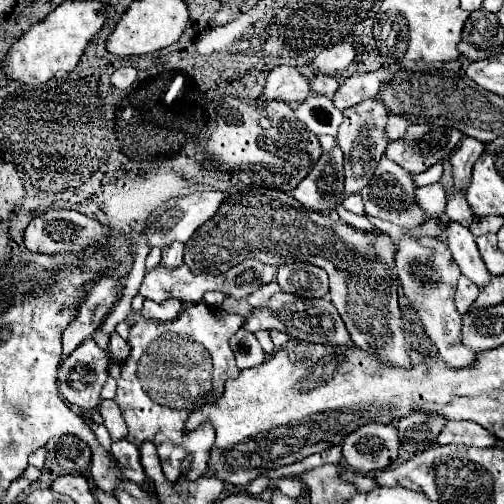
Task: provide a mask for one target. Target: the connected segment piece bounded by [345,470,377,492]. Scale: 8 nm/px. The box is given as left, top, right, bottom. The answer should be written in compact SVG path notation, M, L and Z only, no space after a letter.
M345 470L345 478L353 480L353 484L359 486L359 492L371 492L373 488L377 488L377 482L371 476L361 476L361 474L355 474L351 470Z

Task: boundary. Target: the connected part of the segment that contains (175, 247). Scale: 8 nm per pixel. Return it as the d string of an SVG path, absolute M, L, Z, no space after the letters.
M171 244L167 250L163 250L161 264L165 268L177 268L183 264L183 244Z

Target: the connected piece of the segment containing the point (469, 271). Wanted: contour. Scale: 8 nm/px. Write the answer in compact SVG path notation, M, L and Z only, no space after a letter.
M451 220L449 226L447 226L445 236L447 236L447 246L451 248L453 258L459 264L461 272L471 282L475 282L479 288L485 288L489 284L491 274L489 274L489 270L485 268L485 264L483 264L483 260L479 256L475 238L469 232L469 228L465 228L459 222L453 222Z

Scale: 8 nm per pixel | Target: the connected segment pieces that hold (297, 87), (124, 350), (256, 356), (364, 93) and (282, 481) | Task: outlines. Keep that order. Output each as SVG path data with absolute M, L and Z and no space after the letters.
M277 66L269 76L263 90L265 100L299 102L311 92L307 78L293 66Z
M113 332L113 334L111 334L109 348L111 348L111 356L113 356L115 364L123 364L123 362L125 362L125 358L129 356L129 344L127 344L127 340L123 340L117 332Z
M239 328L233 338L229 338L229 346L233 348L239 370L253 368L265 360L265 352L263 352L261 344L257 342L255 334L251 334L243 328Z
M377 70L369 74L351 74L339 80L339 90L333 96L333 104L339 110L345 110L365 98L375 98L379 94L379 82L387 78L389 78L387 70Z
M297 476L279 478L275 484L277 484L277 488L279 488L283 494L287 494L287 496L291 496L291 498L299 498L299 496L301 496L303 486L301 486L301 480L297 480Z

